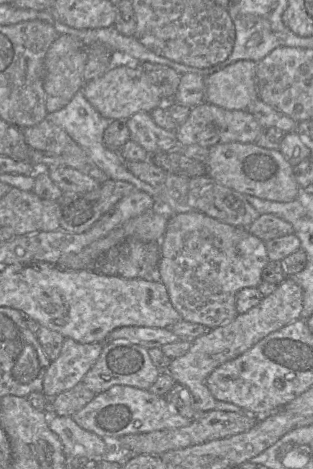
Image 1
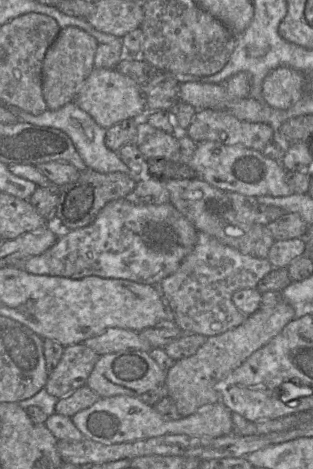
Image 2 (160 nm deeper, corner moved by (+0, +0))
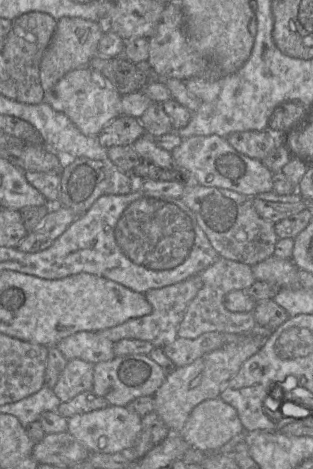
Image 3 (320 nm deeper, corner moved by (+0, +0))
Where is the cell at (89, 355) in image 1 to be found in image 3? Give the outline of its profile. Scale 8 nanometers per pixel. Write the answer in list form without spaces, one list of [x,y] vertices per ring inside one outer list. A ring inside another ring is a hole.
[[[81,359],[67,361],[52,389],[61,402],[67,402],[81,392],[92,390],[94,365]]]

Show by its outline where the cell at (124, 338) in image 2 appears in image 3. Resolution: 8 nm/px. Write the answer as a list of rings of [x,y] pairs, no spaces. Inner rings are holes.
[[[81,331],[63,338],[55,346],[67,361],[81,359],[96,364],[115,357],[113,345],[97,332]]]

